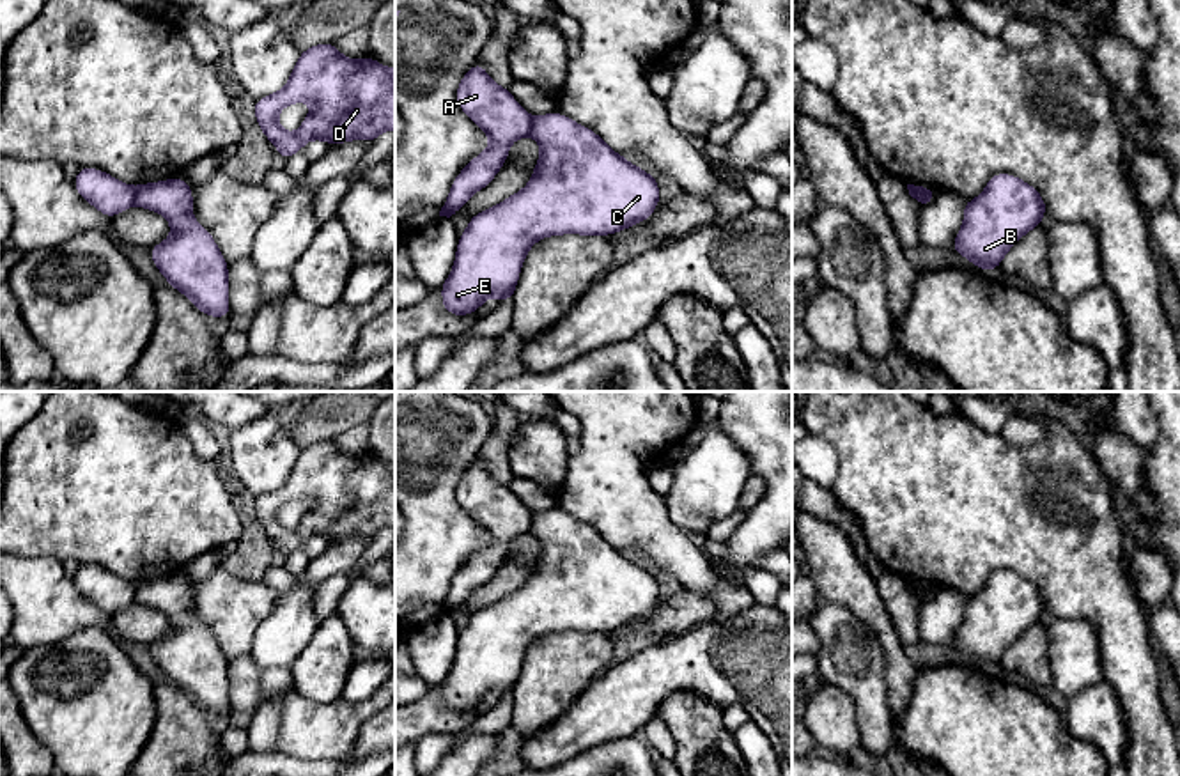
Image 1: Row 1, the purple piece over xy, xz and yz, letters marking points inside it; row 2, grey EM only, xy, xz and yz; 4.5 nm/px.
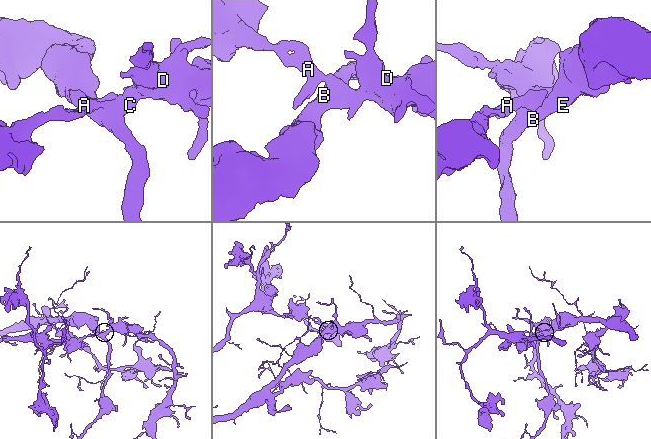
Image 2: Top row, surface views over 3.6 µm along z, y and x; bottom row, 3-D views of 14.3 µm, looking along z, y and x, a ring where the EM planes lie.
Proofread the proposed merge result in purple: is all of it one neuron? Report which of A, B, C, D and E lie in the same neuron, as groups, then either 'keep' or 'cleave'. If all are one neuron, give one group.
groups A / B C D E; cleave

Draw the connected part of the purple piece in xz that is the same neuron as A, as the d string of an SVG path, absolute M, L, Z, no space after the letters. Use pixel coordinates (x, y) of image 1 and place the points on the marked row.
M477 60L461 78L455 92L457 106L491 138L485 151L477 154L454 179L439 216L450 218L478 191L489 186L496 172L505 167L514 140L532 133L533 117L514 99L508 89L494 83L485 67Z

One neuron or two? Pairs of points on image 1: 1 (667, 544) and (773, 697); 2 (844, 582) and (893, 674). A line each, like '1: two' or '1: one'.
1: two
2: one

